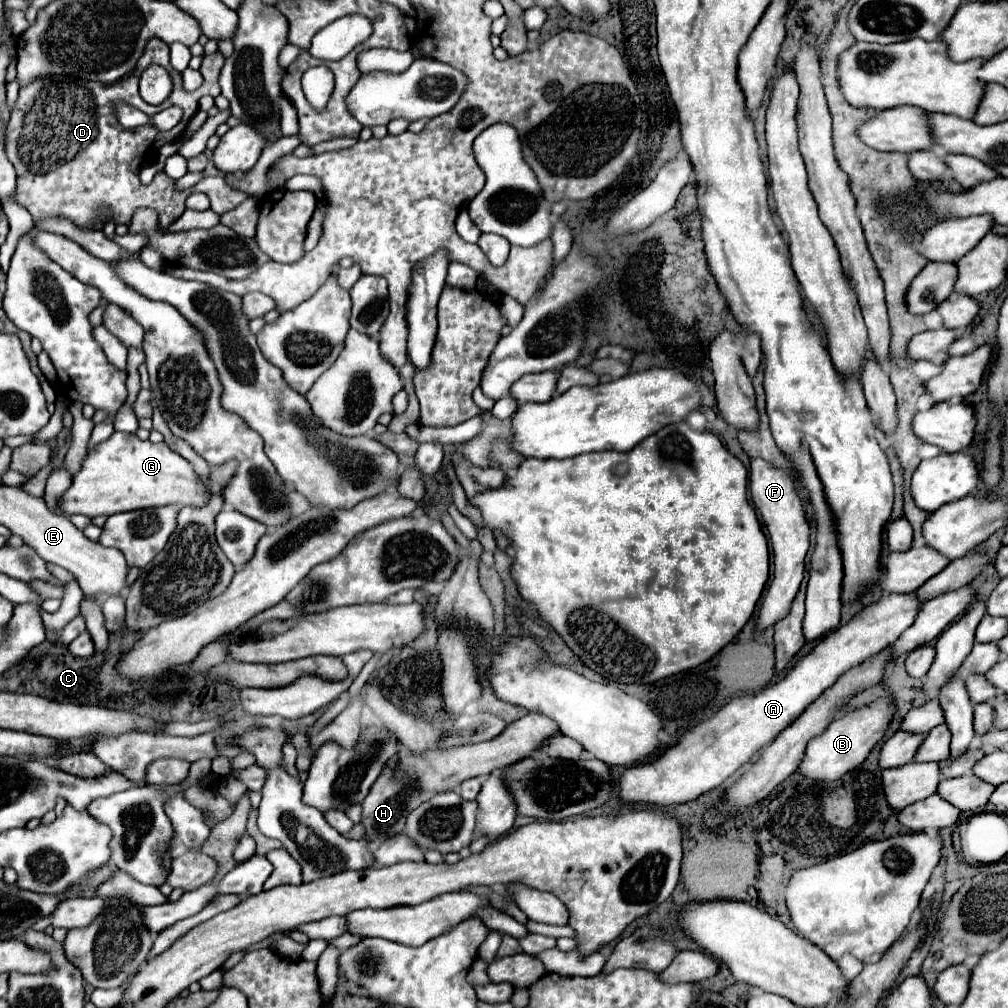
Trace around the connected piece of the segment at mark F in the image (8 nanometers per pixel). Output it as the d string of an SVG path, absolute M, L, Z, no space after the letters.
M753 458L749 488L751 488L751 500L769 530L773 554L775 554L775 578L769 584L769 590L761 604L759 620L757 620L757 630L765 630L789 614L791 602L799 592L803 570L805 570L805 556L809 550L809 522L805 518L803 500L797 494L795 476L791 472L783 472L761 458Z

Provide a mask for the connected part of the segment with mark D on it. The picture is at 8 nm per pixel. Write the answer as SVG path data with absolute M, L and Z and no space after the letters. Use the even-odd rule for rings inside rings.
M151 40L135 70L115 84L81 82L69 76L45 76L45 80L35 80L33 84L21 88L15 112L11 114L5 130L5 152L17 172L15 202L25 206L35 220L41 216L65 216L77 226L101 224L101 208L107 208L111 220L117 224L129 224L133 212L147 206L159 212L159 224L167 228L185 212L185 200L193 192L207 194L211 208L217 214L237 208L247 194L233 190L222 175L204 177L193 188L183 192L175 190L175 180L171 180L165 172L159 172L151 184L141 184L139 180L139 170L155 162L159 148L165 142L175 142L183 136L189 118L199 110L199 98L205 94L216 97L221 93L219 74L224 62L225 56L219 50L205 56L201 64L204 83L195 92L185 92L181 86L181 74L169 64L169 46L161 44L161 40ZM149 64L161 64L173 80L173 92L165 102L161 102L161 106L147 104L137 90L139 74ZM113 102L135 106L145 114L157 114L169 106L181 106L183 118L169 132L157 132L151 126L125 130L119 128Z

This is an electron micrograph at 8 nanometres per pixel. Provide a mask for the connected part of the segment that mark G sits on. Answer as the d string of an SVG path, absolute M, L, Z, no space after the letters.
M115 432L109 440L101 442L95 450L89 450L81 470L73 478L71 488L61 500L63 514L83 514L89 518L111 516L127 510L141 510L153 506L205 506L211 494L221 490L235 476L237 462L229 460L219 468L211 468L209 478L203 482L193 466L177 452L169 450L165 442L143 442L135 434Z

